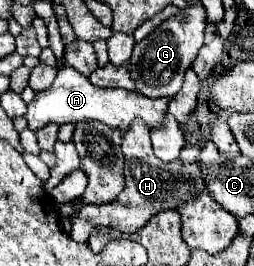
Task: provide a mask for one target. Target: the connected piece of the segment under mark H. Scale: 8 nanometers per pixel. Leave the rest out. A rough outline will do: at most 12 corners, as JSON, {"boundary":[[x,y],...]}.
{"boundary":[[150,129],[122,133],[126,189],[84,205],[70,237],[132,235],[156,211],[208,193],[200,163],[156,159]]}

